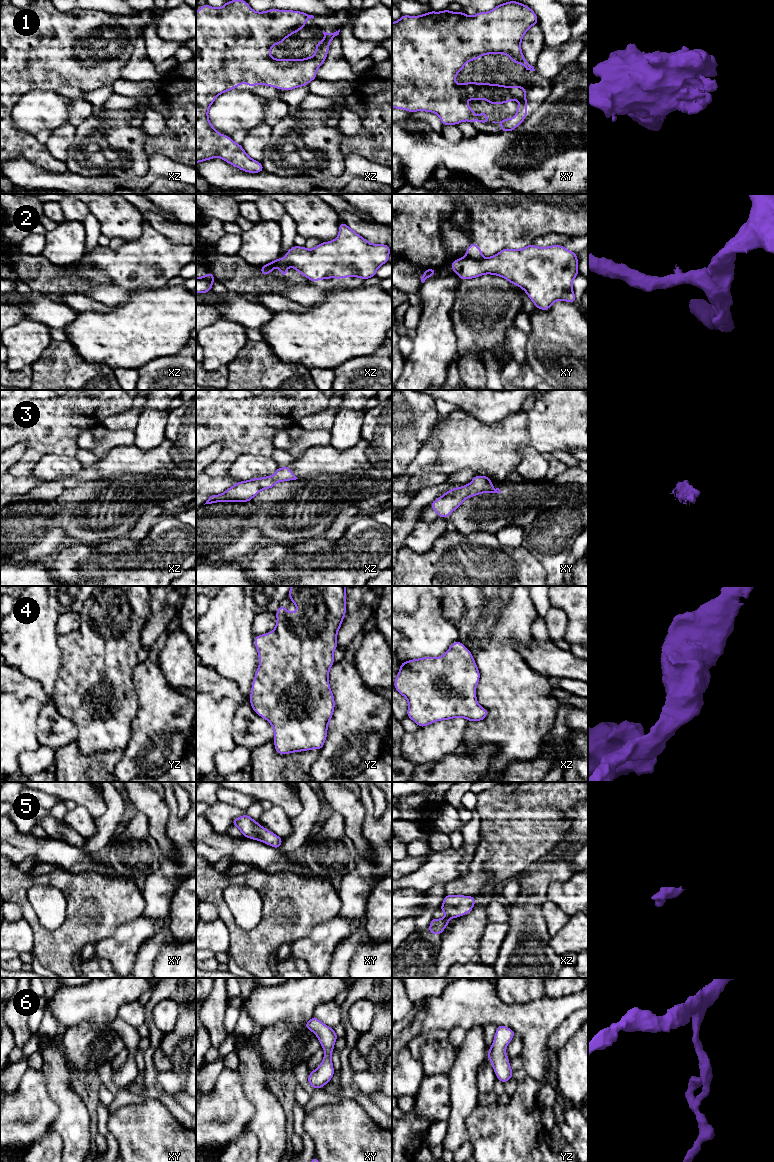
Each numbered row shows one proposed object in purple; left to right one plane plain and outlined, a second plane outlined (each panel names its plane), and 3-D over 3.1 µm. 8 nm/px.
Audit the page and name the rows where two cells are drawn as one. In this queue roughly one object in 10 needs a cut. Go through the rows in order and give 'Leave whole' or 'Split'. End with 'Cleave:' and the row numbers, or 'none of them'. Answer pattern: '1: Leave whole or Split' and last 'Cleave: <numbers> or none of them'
1: Leave whole
2: Split
3: Leave whole
4: Leave whole
5: Leave whole
6: Leave whole
Cleave: 2

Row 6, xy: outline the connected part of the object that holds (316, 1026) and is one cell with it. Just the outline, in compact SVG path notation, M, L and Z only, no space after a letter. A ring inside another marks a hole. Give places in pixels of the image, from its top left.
M314 1016L304 1026L318 1037L321 1047L325 1050L322 1063L308 1075L308 1082L314 1089L322 1088L334 1075L331 1055L338 1036L333 1028L328 1027Z

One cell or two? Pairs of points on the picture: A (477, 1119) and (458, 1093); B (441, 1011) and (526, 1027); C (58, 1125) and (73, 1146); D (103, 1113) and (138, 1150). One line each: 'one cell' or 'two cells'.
A: two cells
B: one cell
C: one cell
D: two cells

